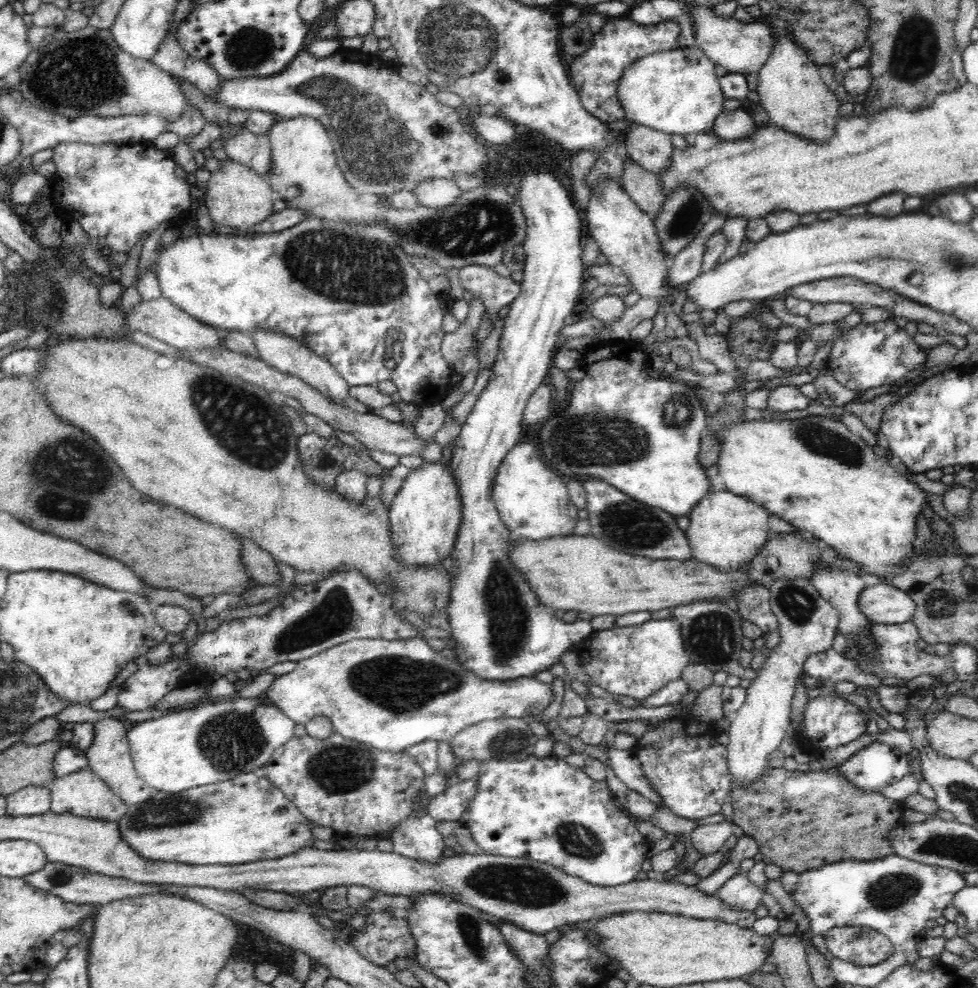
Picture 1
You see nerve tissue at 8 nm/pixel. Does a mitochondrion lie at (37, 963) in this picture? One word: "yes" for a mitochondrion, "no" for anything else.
no

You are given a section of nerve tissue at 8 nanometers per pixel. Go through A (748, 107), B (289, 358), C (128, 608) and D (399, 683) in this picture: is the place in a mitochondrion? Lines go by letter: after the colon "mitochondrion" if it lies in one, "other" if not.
A: other
B: other
C: mitochondrion
D: mitochondrion

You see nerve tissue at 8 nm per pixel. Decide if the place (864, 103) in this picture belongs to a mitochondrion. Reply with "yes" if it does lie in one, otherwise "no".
no

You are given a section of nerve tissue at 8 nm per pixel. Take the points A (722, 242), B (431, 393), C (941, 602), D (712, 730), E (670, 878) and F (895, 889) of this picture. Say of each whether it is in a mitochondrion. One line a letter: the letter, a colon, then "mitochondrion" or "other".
A: other
B: other
C: mitochondrion
D: other
E: other
F: mitochondrion

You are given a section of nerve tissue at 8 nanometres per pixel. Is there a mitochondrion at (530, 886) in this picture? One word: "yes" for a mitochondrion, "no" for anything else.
yes

